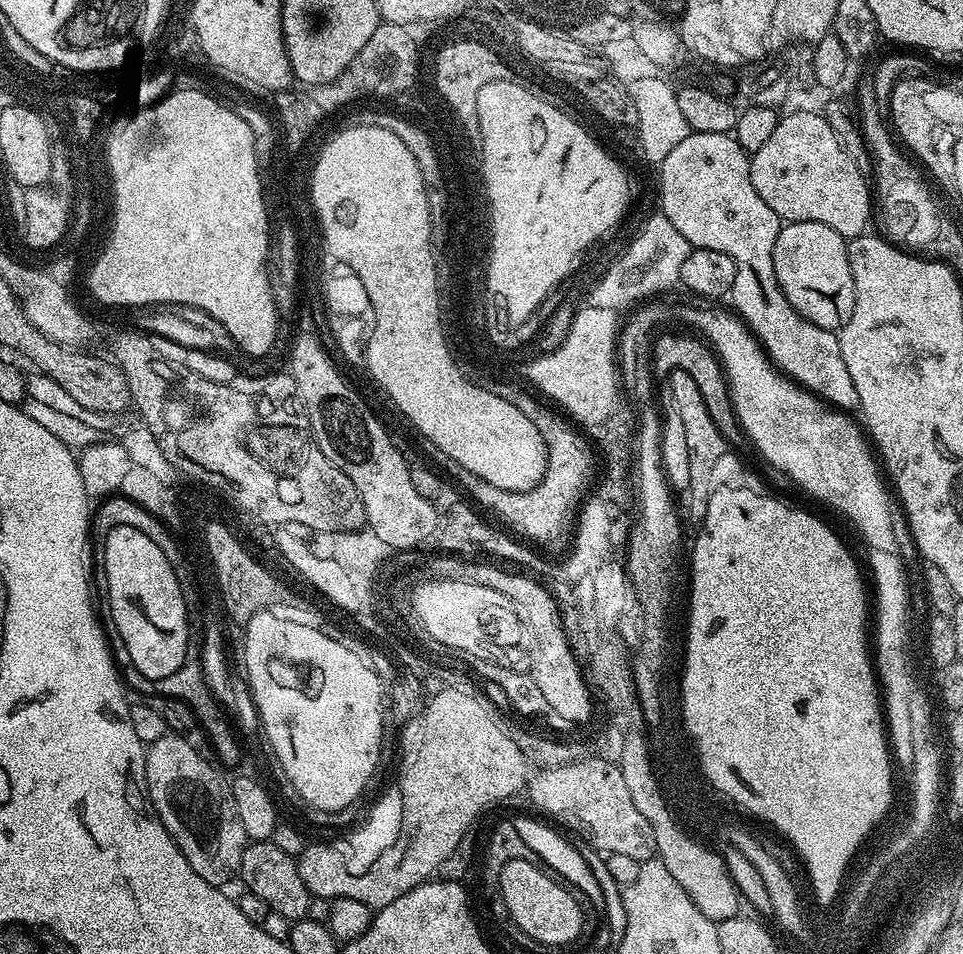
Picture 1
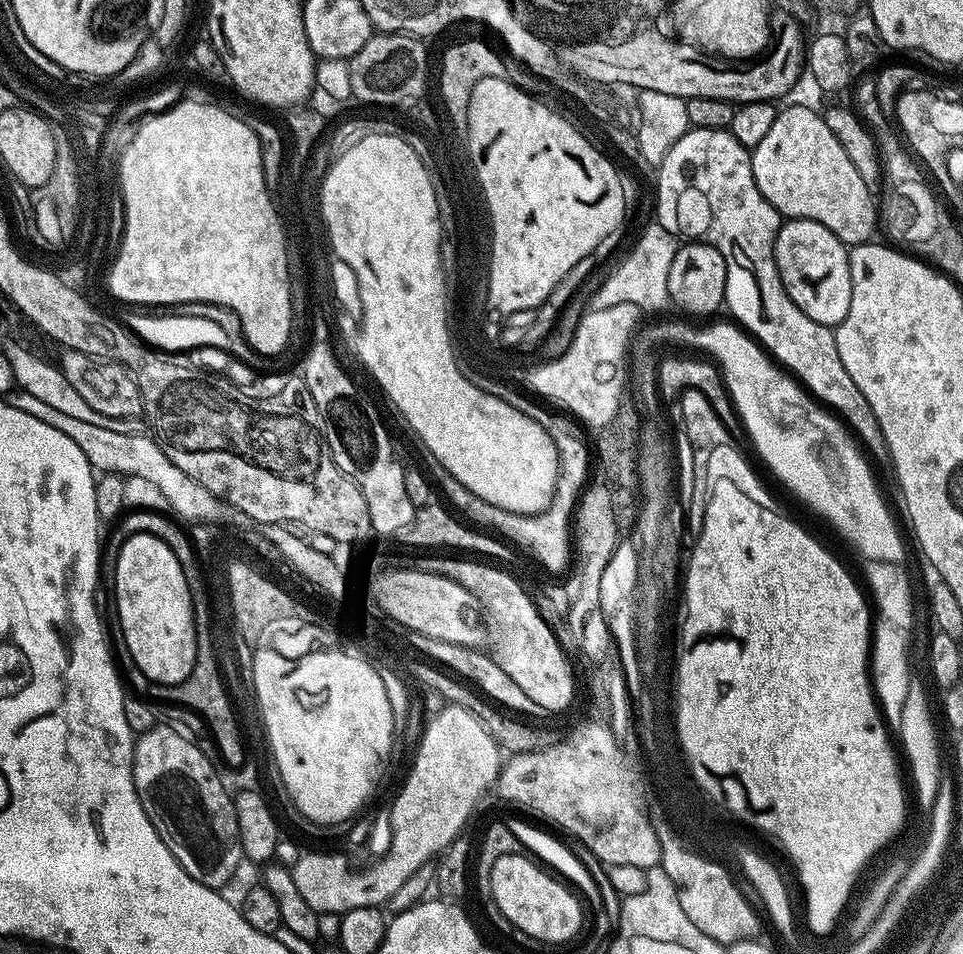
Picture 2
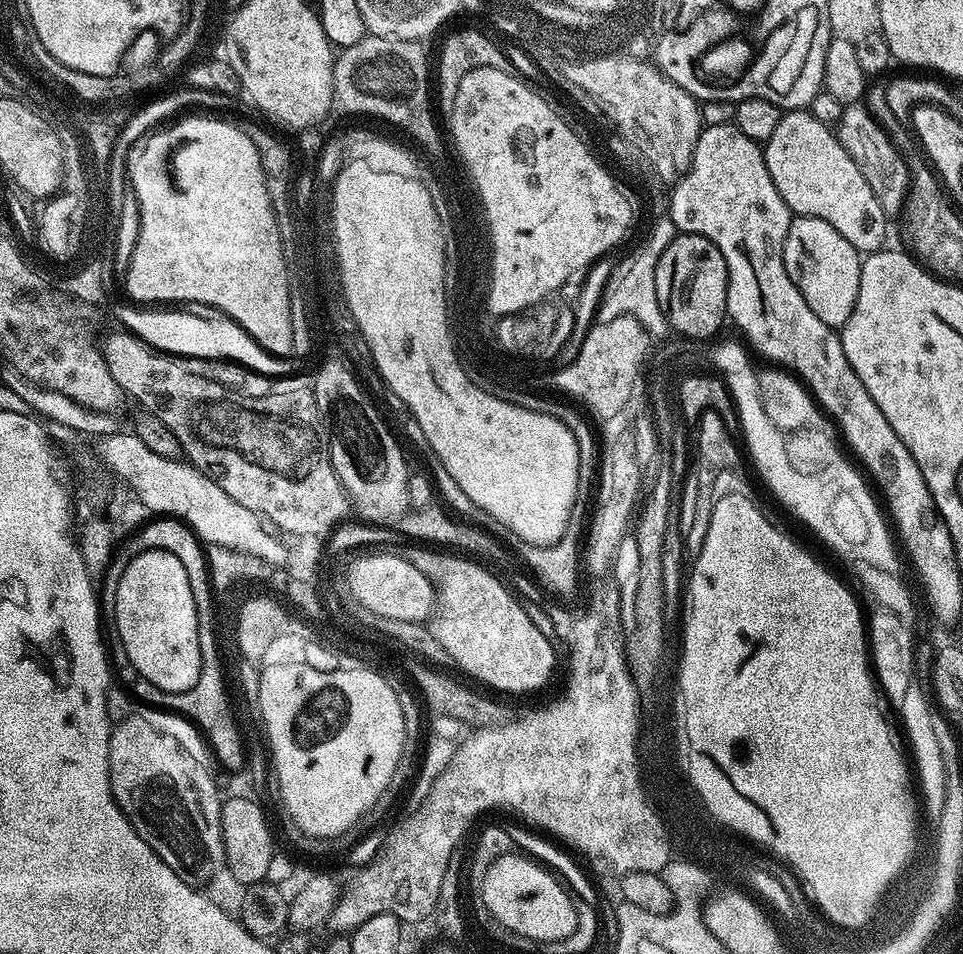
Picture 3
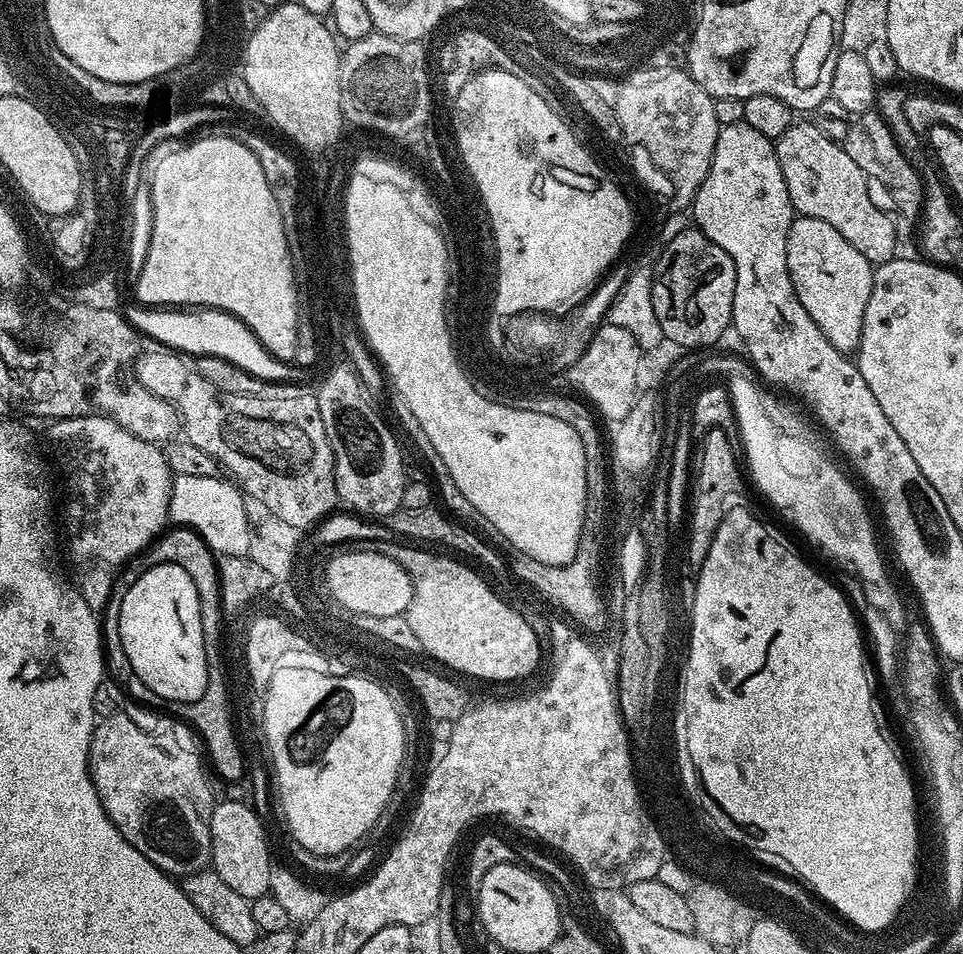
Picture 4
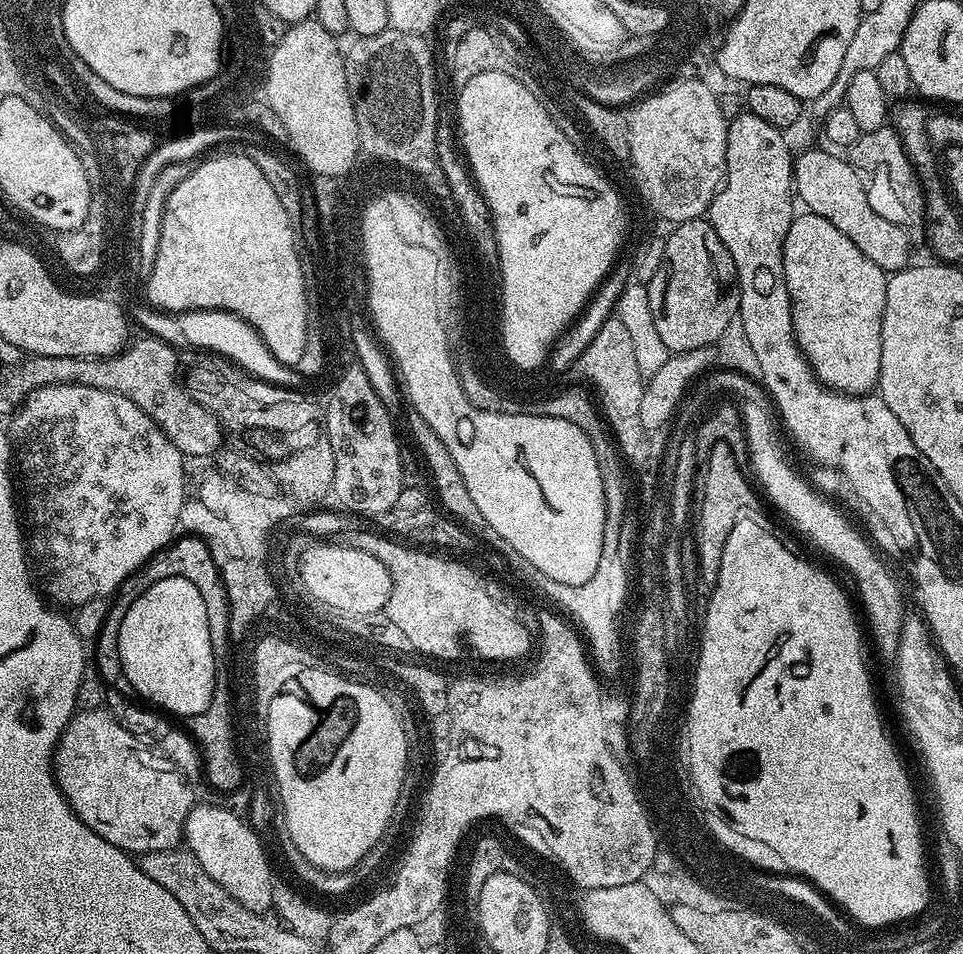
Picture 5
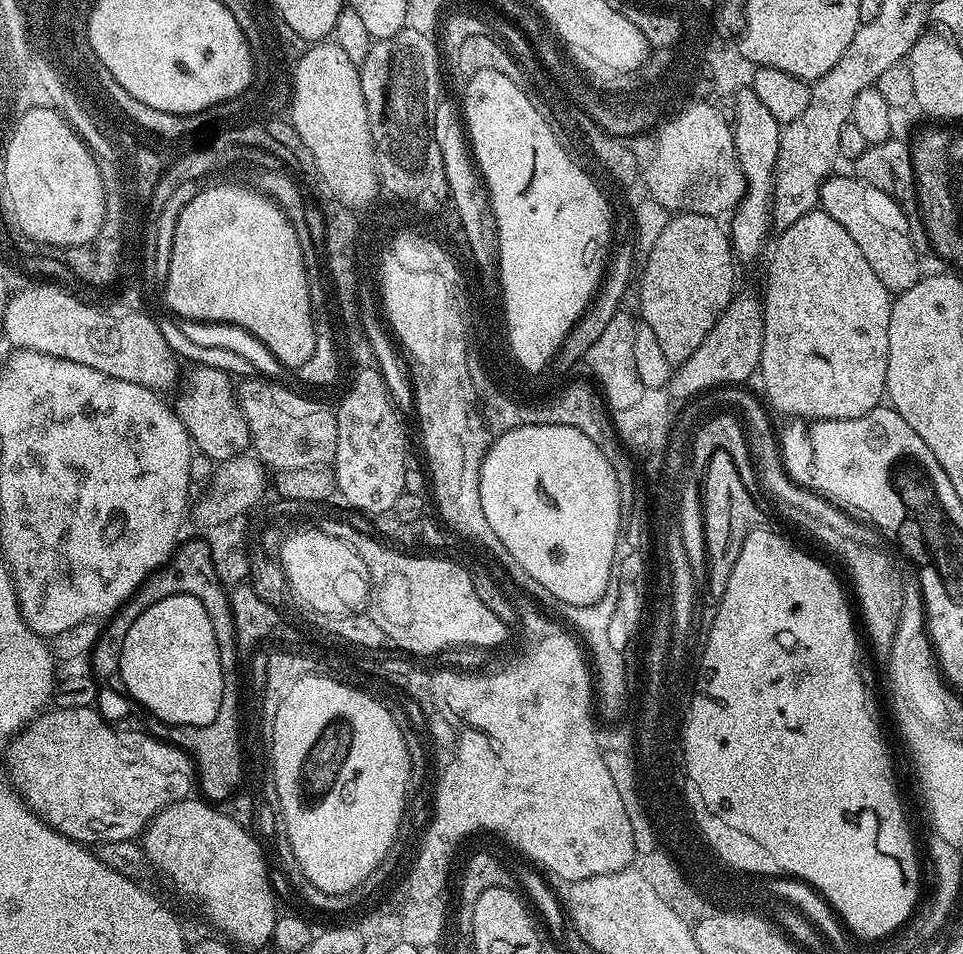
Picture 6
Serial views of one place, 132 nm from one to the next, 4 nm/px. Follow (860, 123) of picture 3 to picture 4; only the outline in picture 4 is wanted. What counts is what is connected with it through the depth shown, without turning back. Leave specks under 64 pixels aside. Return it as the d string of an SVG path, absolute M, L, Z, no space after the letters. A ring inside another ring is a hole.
M862 112L853 120L856 121L842 137L846 154L850 154L854 162L858 162L858 170L862 170L867 176L869 185L874 189L875 199L896 224L897 237L901 241L908 240L911 236L913 239L924 202L921 173L903 156L879 112Z

